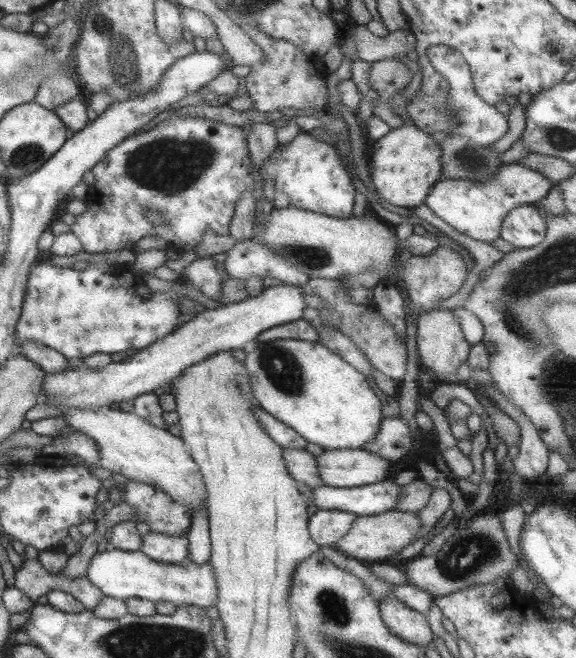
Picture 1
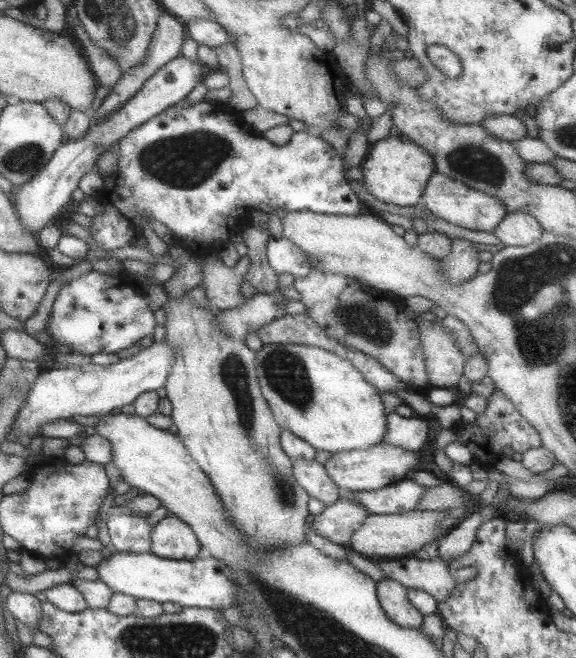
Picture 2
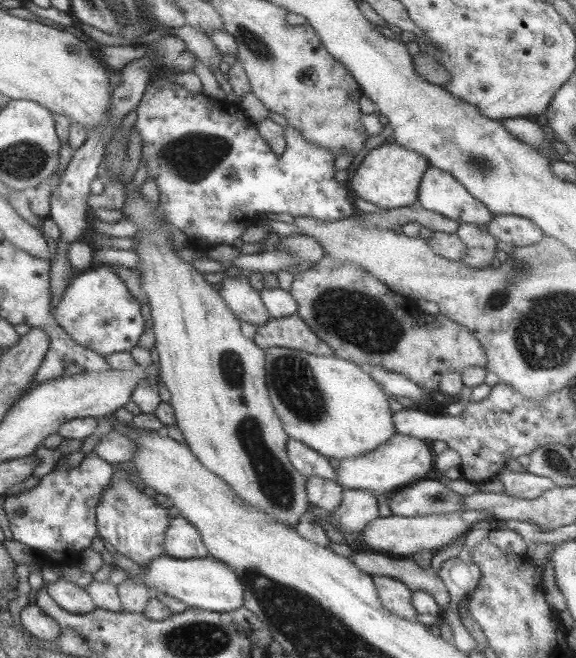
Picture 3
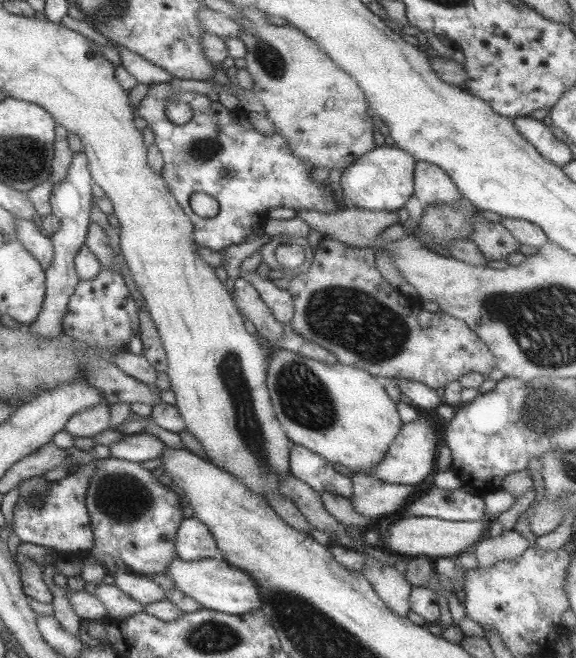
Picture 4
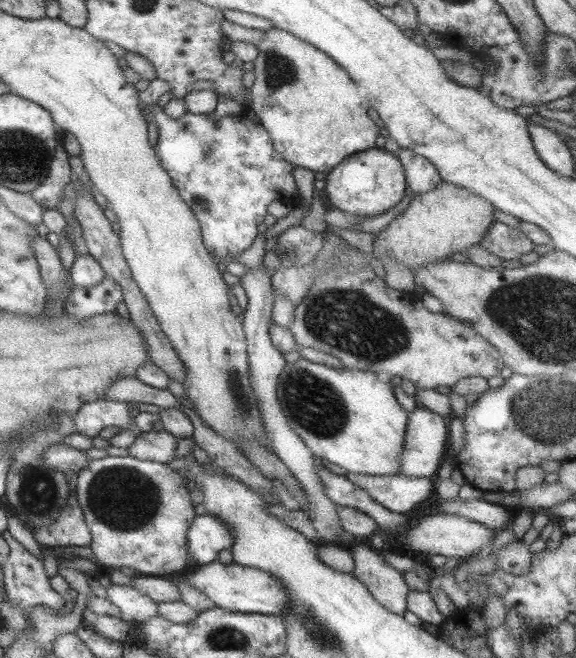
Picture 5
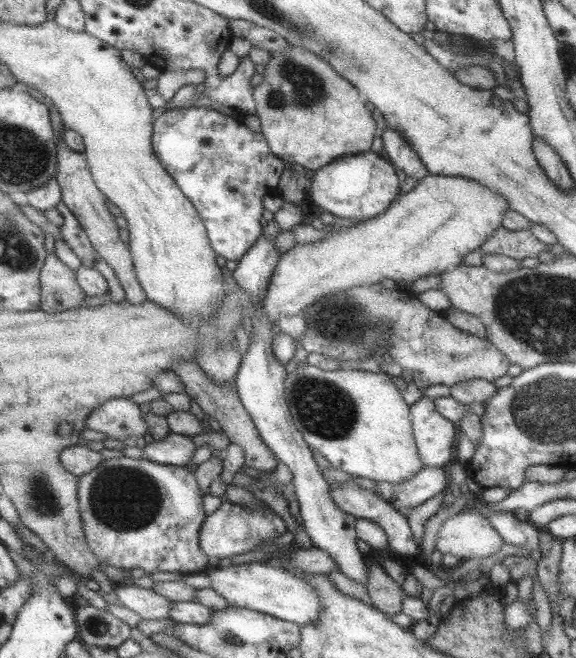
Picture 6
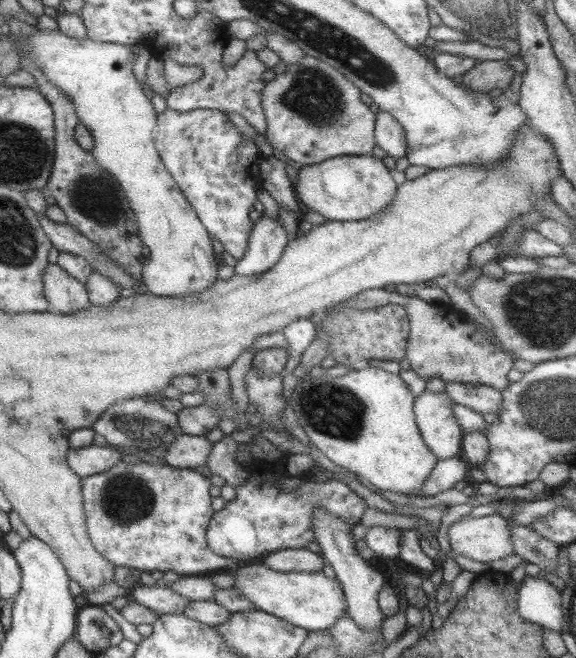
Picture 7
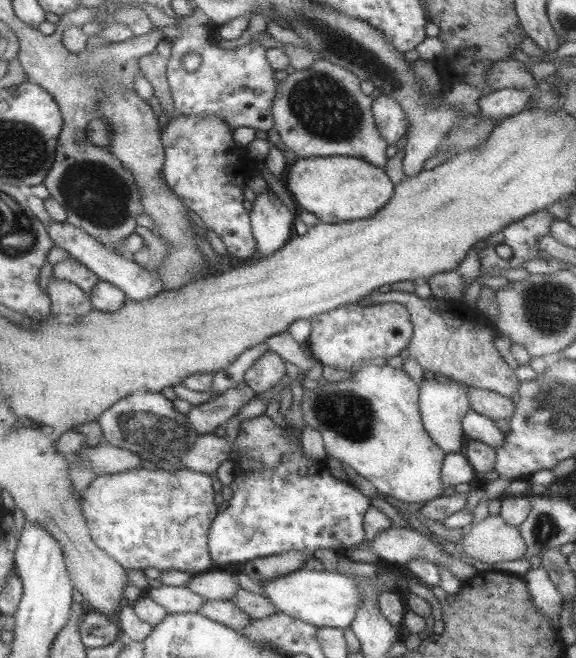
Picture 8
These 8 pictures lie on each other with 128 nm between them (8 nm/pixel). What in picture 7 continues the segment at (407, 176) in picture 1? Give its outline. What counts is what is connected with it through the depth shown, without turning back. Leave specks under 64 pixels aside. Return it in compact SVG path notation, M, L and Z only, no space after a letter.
M341 155L322 160L317 164L299 167L297 178L293 181L294 194L301 205L318 212L327 221L360 221L383 210L393 200L396 185L390 176L391 170L383 165L381 159L365 155Z

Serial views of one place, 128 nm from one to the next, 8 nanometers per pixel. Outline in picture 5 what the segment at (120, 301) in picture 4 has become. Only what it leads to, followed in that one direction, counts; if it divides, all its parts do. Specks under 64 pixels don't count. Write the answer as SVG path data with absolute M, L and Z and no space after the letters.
M105 276L91 288L73 285L64 300L63 310L73 316L73 320L89 320L91 316L115 311L115 305L119 301L122 301L121 287Z

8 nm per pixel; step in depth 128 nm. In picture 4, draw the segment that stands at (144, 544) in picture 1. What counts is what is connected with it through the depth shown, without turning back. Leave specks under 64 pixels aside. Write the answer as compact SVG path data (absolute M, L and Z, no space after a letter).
M183 518L173 540L175 556L183 561L218 557L218 549L211 532L197 518Z

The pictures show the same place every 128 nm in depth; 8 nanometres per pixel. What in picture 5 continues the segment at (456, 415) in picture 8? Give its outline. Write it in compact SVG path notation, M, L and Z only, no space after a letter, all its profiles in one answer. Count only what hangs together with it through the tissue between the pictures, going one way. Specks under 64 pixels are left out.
M417 404L407 415L407 424L404 436L404 447L400 456L400 474L410 477L436 476L440 464L447 457L447 421L425 407Z

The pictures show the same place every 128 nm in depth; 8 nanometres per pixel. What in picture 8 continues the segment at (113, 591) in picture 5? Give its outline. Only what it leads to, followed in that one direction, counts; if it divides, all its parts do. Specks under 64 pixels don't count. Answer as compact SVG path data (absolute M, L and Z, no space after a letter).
M159 586L159 588L147 588L142 590L141 596L149 597L153 602L163 606L168 613L198 612L206 602L201 596L191 593L191 590L183 586Z

